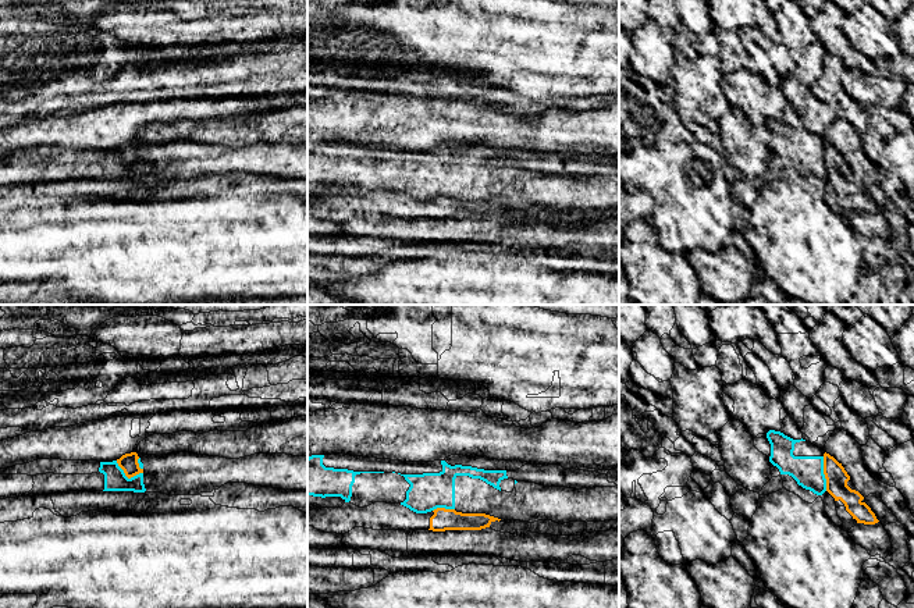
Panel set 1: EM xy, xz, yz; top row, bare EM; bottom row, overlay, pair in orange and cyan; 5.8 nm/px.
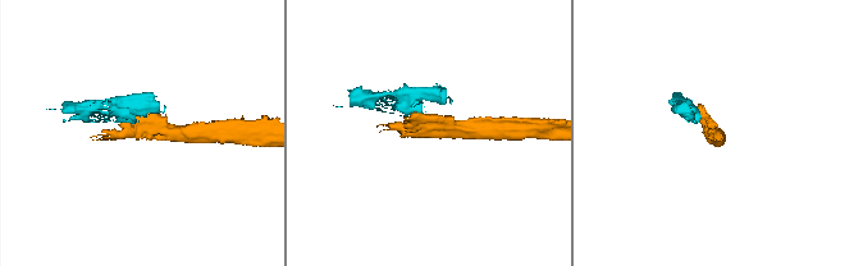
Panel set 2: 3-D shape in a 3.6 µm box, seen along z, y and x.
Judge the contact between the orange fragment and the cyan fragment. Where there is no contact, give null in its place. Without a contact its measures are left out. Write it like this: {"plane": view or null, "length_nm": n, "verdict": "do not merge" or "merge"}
{"plane": "yz", "length_nm": 200, "verdict": "do not merge"}

